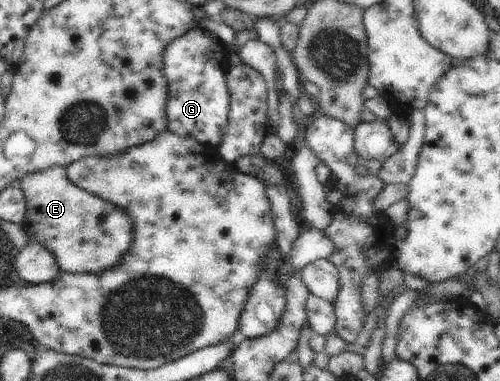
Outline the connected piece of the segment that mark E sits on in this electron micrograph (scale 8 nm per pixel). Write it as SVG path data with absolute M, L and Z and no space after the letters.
M51 167L25 175L19 185L25 199L27 199L27 219L23 221L25 232L31 241L45 245L55 259L61 272L71 273L101 273L105 269L113 269L123 262L123 257L131 249L133 243L133 221L129 213L121 207L116 207L113 203L80 189L69 181L65 167Z

